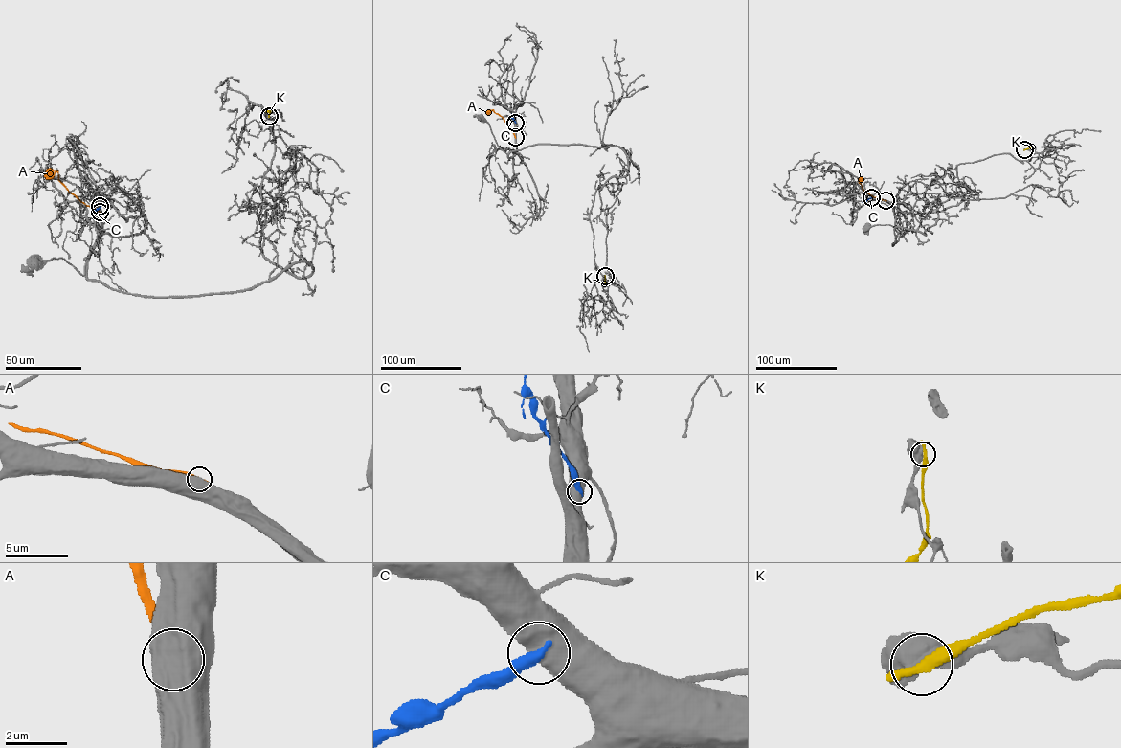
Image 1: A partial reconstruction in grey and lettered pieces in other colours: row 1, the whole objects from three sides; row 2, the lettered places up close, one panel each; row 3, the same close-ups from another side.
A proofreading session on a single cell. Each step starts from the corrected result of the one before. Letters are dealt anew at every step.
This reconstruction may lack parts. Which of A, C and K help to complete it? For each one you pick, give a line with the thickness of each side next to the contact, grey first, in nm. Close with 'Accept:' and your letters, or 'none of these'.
Accept: none of these

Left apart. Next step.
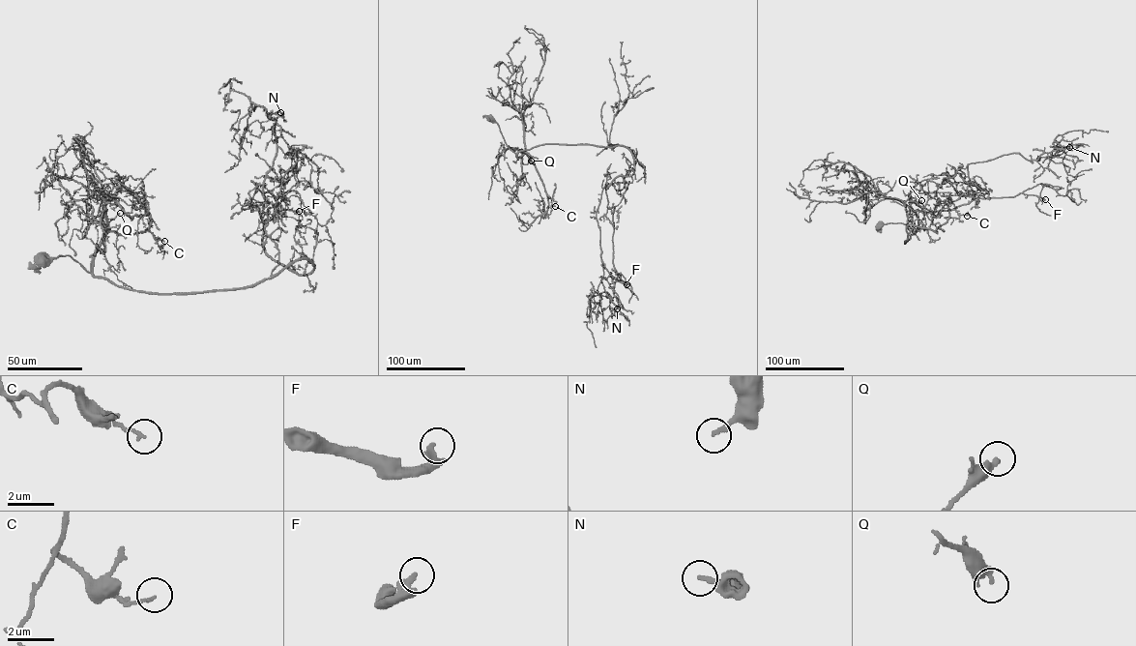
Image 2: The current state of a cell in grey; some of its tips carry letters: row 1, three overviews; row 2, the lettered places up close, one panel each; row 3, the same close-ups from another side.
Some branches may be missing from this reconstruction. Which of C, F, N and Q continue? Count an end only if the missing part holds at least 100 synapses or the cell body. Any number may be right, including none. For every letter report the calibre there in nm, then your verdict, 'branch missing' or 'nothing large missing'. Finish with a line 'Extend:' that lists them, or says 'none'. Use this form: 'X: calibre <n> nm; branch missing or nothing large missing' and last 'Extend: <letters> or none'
C: calibre 130 nm; nothing large missing
F: calibre 280 nm; branch missing
N: calibre 200 nm; nothing large missing
Q: calibre 260 nm; nothing large missing
Extend: F

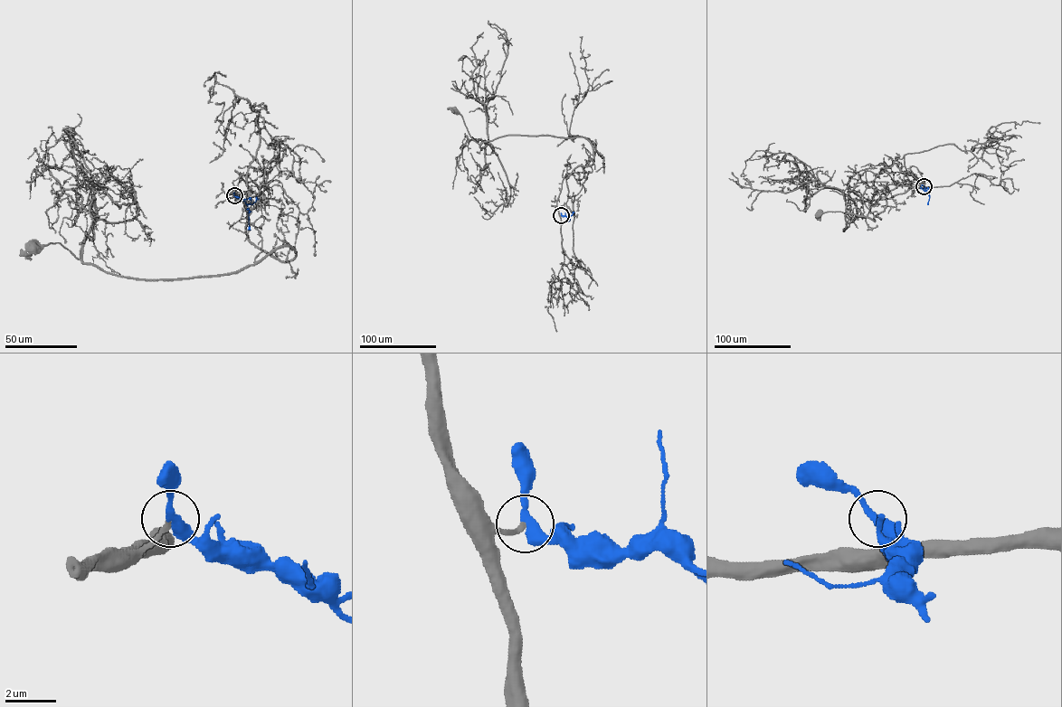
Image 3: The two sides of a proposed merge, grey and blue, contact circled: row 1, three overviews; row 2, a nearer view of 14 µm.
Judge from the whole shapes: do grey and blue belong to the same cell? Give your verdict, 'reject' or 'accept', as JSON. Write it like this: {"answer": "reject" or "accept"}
{"answer": "accept"}

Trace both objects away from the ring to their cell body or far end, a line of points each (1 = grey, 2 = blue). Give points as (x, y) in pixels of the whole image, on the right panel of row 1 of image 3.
1: (924, 186), (886, 185), (886, 207), (874, 221), (847, 213), (843, 230), (853, 220), (847, 214), (818, 215)
2: (924, 186), (930, 196), (927, 204)

